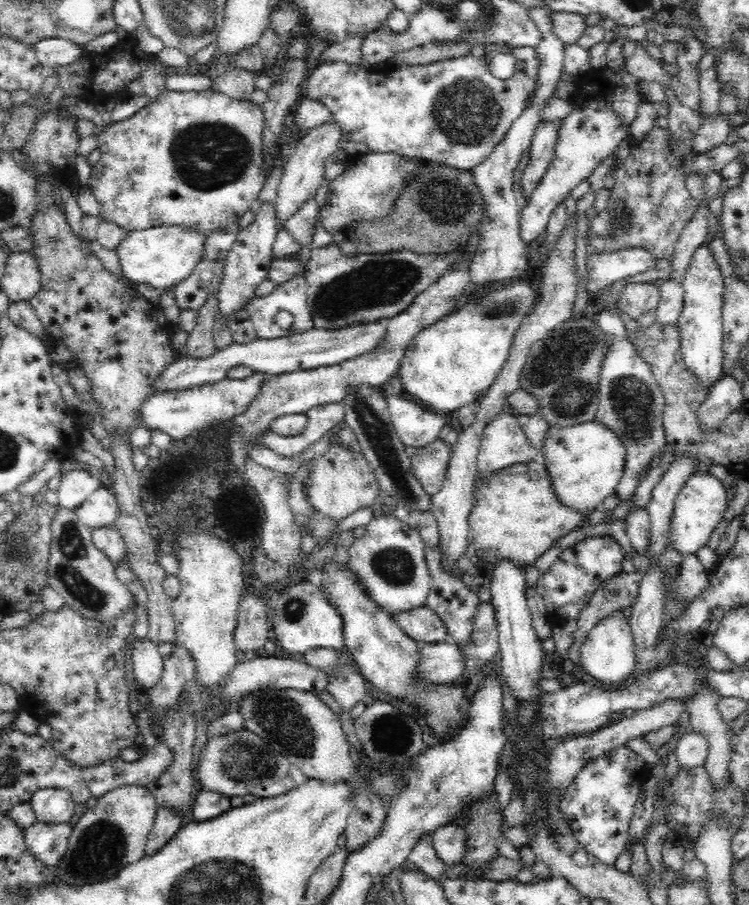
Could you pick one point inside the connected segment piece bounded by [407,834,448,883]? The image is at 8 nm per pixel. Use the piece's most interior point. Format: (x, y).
(423, 855)

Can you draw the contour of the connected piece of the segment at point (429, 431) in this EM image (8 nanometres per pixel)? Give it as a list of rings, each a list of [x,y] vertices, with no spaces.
[[[388,393],[388,396],[383,397],[392,424],[406,446],[419,449],[439,438],[440,430],[446,425],[446,421],[437,412],[420,407],[402,394]]]

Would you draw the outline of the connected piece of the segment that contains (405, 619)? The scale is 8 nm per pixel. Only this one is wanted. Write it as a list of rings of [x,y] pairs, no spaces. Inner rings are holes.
[[[428,606],[398,614],[394,620],[417,643],[452,642],[446,623],[440,619],[440,615],[434,609]]]

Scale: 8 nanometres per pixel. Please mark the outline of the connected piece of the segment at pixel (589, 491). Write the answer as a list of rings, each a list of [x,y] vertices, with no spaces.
[[[596,419],[558,428],[550,426],[550,436],[541,457],[554,481],[554,491],[568,507],[592,514],[616,486],[627,468],[626,447],[614,429]]]

